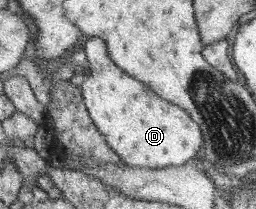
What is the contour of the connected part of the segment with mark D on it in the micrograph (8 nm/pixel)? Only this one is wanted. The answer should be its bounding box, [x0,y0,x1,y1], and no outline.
[81,38,204,169]

